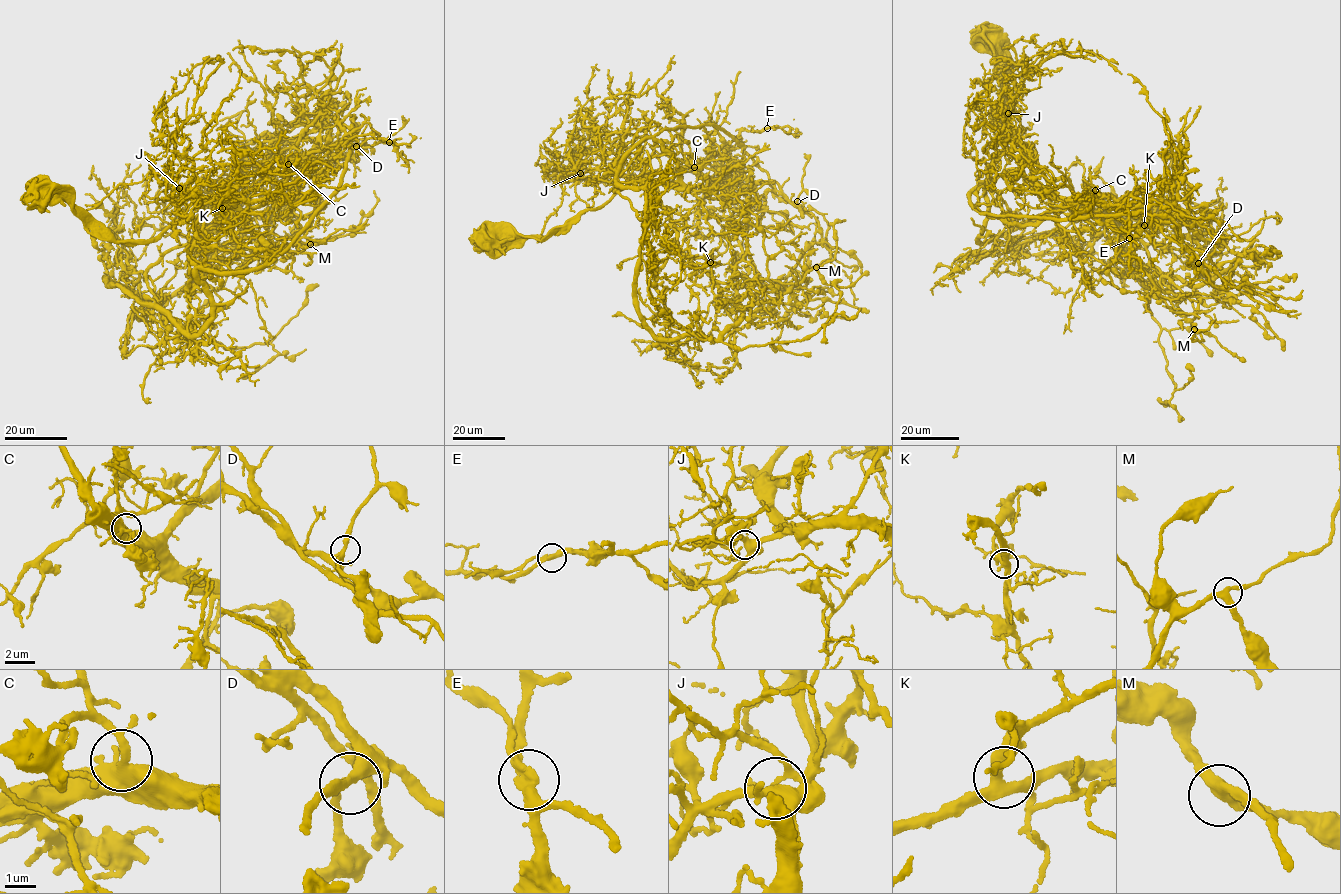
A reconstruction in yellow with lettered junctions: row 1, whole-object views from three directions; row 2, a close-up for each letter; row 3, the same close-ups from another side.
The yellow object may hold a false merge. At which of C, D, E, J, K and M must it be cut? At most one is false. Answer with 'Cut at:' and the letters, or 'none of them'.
Cut at: none of them

